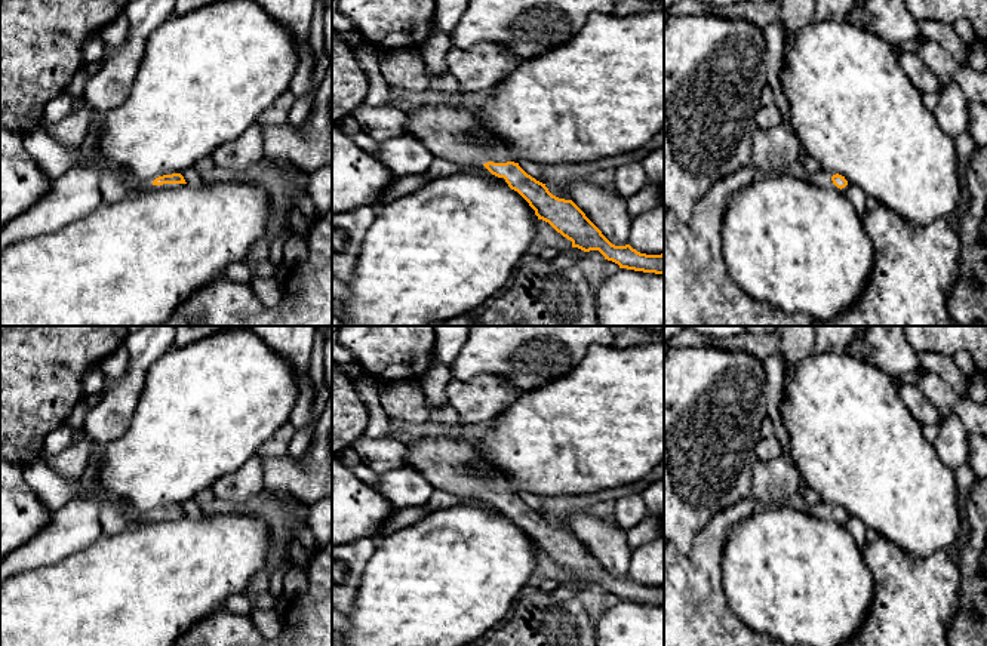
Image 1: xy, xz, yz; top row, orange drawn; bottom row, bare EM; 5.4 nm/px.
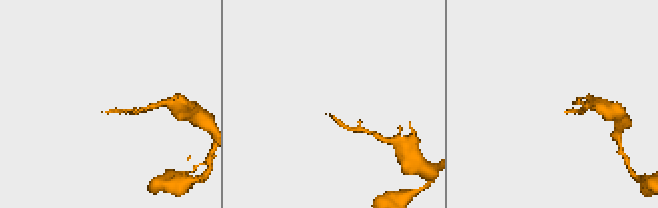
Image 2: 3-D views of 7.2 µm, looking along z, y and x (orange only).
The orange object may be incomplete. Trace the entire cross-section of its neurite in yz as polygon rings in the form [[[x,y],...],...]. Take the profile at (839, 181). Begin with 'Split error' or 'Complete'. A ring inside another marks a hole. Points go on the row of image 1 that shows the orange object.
Split error. [[[820,170],[817,173],[809,175],[808,178],[812,184],[817,185],[831,185],[834,184],[837,188],[845,188],[848,185],[848,181],[845,179],[845,176],[836,173],[836,175],[830,175],[824,170]]]

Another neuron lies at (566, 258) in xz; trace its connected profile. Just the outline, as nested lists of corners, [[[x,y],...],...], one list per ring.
[[[571,247],[568,250],[559,252],[559,255],[551,261],[556,268],[574,267],[575,262],[584,255],[584,250],[578,247]]]

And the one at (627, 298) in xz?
[[[619,268],[596,287],[599,326],[664,326],[664,274]]]

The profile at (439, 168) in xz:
[[[436,157],[434,162],[431,163],[430,169],[425,172],[431,179],[436,178],[443,178],[461,170],[470,170],[470,169],[477,169],[483,176],[488,178],[494,178],[495,175],[492,175],[485,166],[458,166],[455,163],[451,163],[442,157]]]

